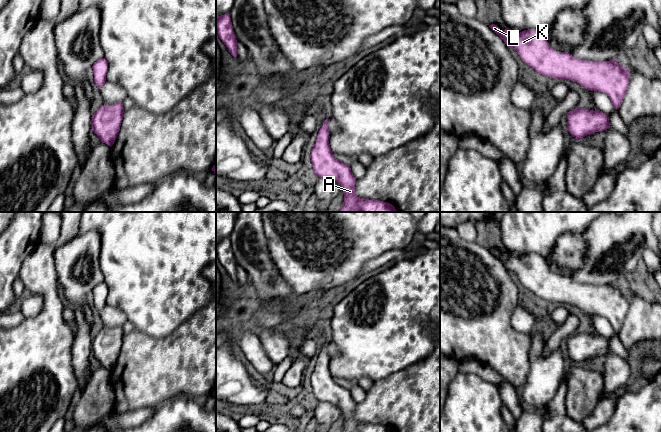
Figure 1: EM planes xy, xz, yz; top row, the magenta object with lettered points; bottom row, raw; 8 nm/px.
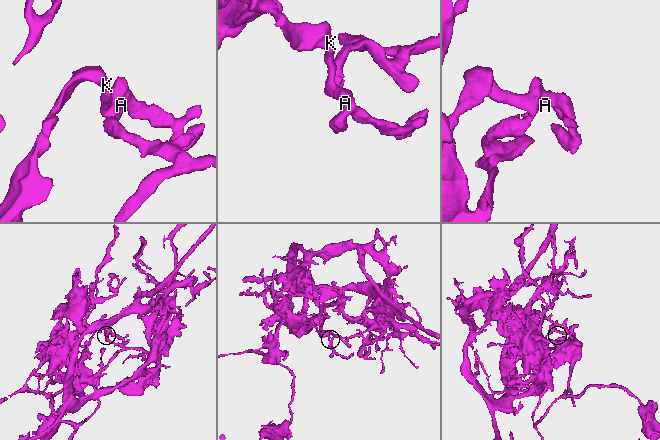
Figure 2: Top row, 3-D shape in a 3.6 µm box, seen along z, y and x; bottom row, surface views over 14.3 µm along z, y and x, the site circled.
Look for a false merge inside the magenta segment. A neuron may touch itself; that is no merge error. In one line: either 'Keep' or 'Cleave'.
Cleave

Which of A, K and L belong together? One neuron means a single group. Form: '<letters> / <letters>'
A / K L

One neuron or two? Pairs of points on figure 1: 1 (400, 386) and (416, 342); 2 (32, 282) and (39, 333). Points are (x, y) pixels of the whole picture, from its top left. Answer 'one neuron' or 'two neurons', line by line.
1: two neurons
2: one neuron

